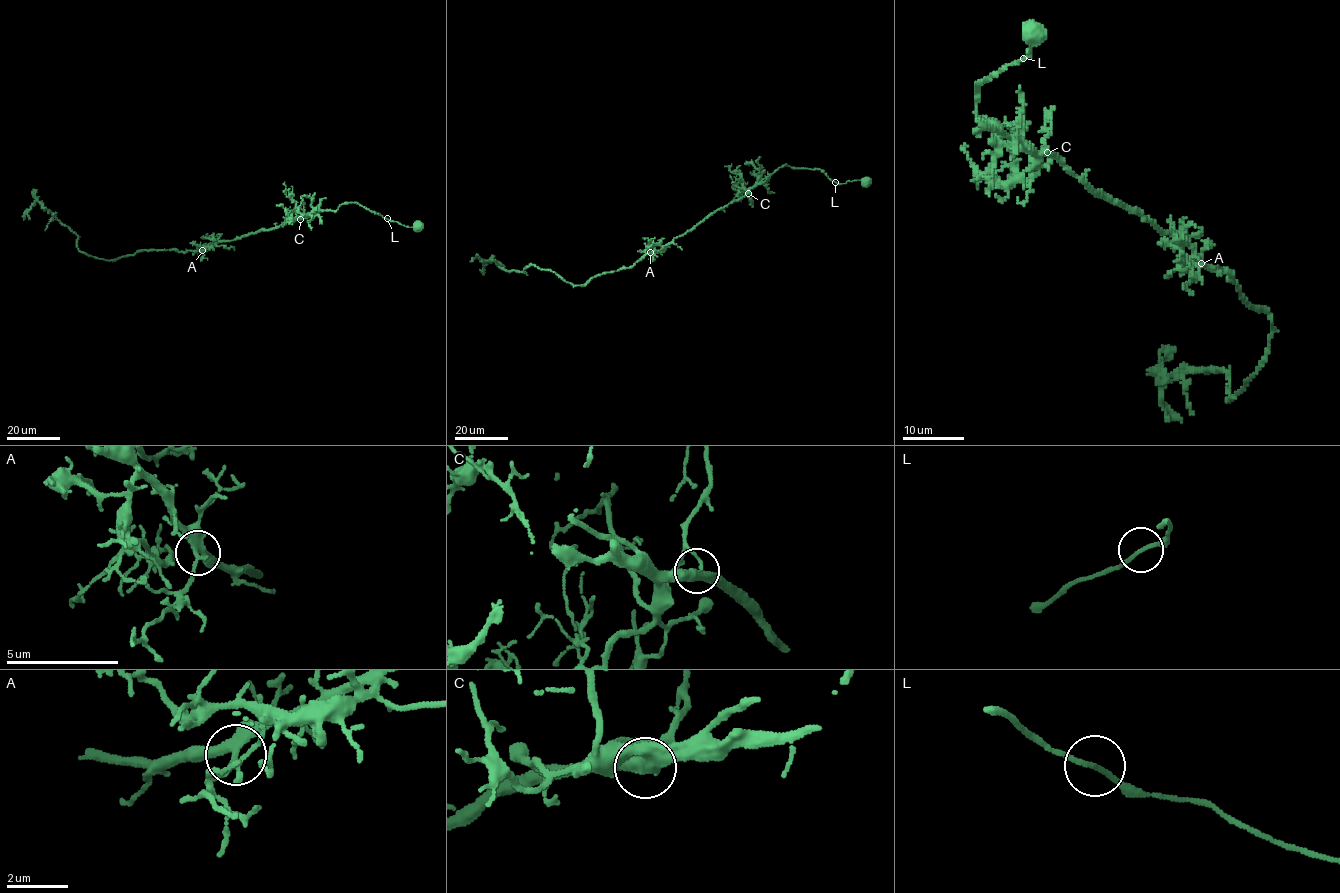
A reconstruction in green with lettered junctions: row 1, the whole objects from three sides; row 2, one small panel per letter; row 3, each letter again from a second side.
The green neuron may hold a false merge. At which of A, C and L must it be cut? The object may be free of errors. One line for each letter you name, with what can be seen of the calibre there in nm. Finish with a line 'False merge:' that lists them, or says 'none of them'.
False merge: none of them

